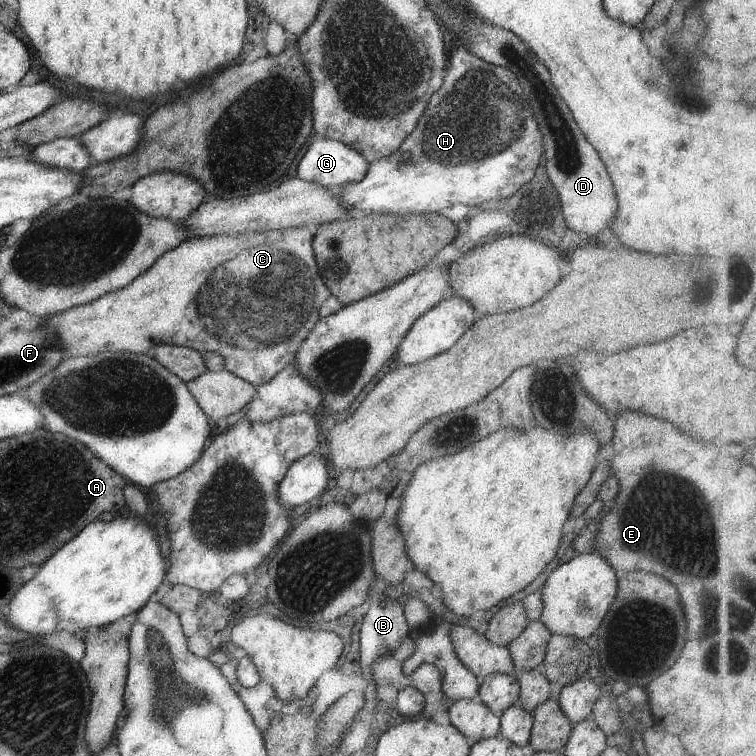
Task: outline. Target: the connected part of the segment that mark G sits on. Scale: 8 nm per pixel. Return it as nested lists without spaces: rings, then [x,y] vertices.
[[[316,137],[315,141],[309,144],[295,168],[297,179],[307,181],[308,183],[315,183],[330,190],[341,188],[342,185],[348,183],[357,182],[367,172],[368,162],[361,154],[342,142],[321,137]]]

